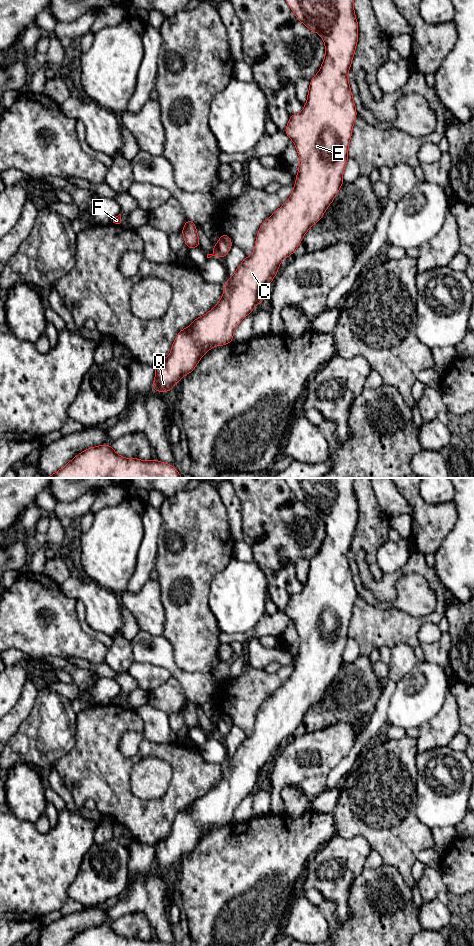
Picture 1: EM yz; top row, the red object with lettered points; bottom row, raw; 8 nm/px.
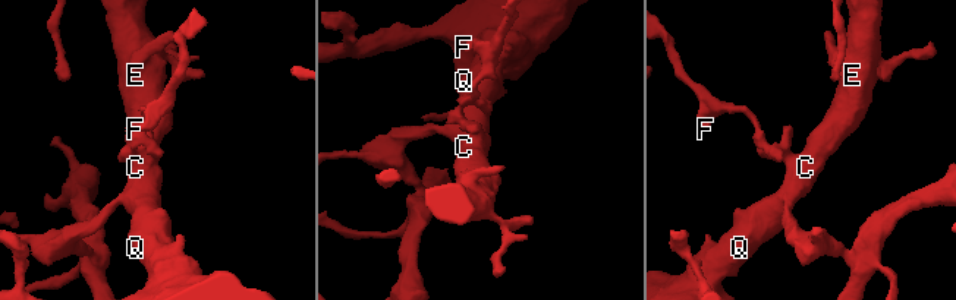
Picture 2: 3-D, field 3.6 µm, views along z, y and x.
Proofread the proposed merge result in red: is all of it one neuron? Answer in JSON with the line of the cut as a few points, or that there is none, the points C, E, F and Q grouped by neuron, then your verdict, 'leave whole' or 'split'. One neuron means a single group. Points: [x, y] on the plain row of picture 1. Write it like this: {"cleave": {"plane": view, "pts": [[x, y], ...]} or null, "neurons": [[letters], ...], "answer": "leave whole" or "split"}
{"cleave": {"plane": "yz", "pts": [[216, 724], [218, 735]]}, "neurons": [["C", "E", "Q"], ["F"]], "answer": "split"}

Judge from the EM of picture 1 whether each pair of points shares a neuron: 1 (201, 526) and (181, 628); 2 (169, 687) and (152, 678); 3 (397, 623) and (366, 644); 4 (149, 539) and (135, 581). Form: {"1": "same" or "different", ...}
{"1": "same", "2": "different", "3": "same", "4": "same"}

